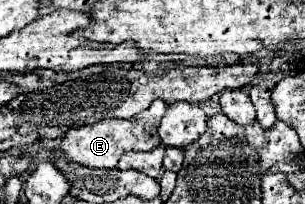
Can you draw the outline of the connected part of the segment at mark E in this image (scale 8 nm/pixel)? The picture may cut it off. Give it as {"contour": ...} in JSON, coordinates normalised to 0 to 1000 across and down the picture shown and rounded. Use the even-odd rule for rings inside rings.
{"contour":[[[505,490],[492,529],[479,529],[472,549],[446,559],[426,588],[354,578],[354,588],[328,588],[328,608],[236,627],[236,637],[223,637],[210,657],[210,676],[197,696],[203,765],[223,794],[249,794],[249,804],[289,814],[289,824],[380,824],[380,804],[387,804],[387,784],[393,784],[393,765],[407,745],[426,745],[426,735],[479,735],[479,745],[492,745],[498,725],[525,716],[518,608],[525,608],[538,549],[544,549],[538,500]]]}

